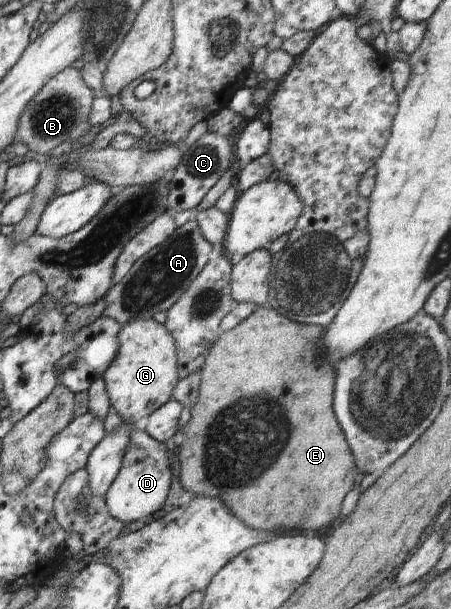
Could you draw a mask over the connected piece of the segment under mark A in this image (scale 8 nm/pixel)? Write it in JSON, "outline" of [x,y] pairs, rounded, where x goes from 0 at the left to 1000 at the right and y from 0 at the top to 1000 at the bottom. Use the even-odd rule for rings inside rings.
{"outline":[[[421,360],[388,376],[388,383],[370,396],[322,415],[264,465],[244,471],[233,484],[233,511],[226,517],[255,524],[273,535],[302,522],[339,522],[344,514],[370,511],[384,498],[401,491],[401,484],[446,448],[475,407],[446,386],[437,363]]]}

